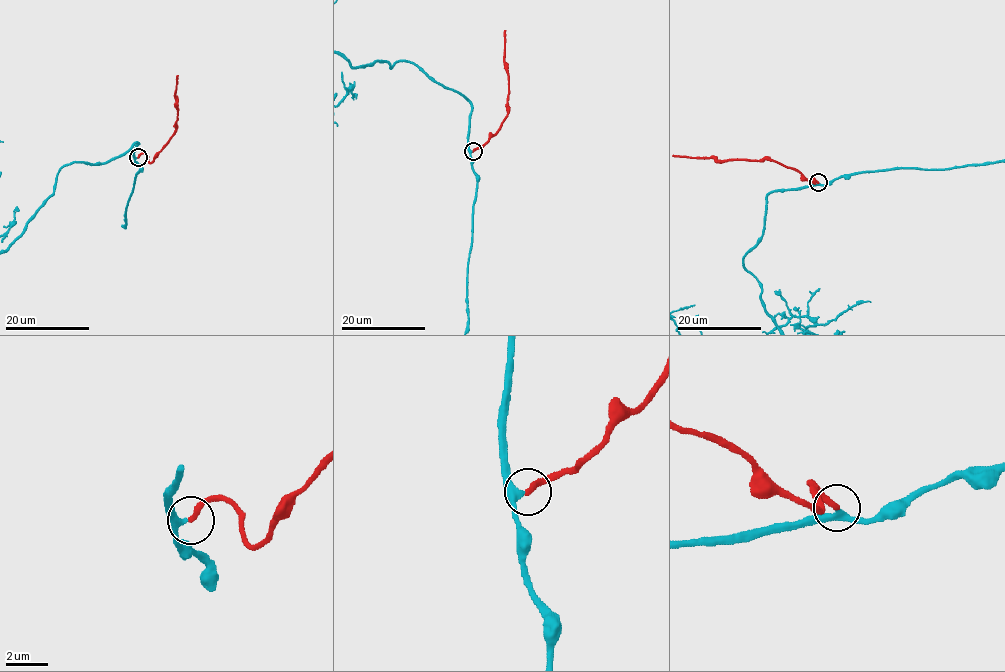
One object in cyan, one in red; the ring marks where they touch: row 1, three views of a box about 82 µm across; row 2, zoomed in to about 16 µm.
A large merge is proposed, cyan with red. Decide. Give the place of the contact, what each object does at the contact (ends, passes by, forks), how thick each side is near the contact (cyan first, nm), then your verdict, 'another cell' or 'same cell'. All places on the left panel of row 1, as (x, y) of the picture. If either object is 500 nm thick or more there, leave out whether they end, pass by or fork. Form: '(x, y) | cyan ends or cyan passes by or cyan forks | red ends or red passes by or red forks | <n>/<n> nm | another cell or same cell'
(138, 157) | cyan passes by | red ends | 320/280 nm | same cell

